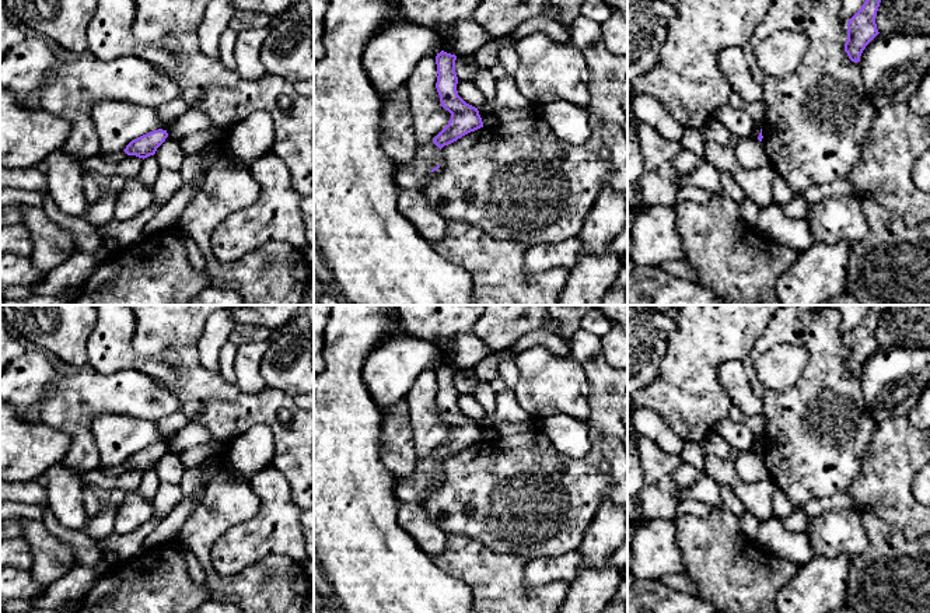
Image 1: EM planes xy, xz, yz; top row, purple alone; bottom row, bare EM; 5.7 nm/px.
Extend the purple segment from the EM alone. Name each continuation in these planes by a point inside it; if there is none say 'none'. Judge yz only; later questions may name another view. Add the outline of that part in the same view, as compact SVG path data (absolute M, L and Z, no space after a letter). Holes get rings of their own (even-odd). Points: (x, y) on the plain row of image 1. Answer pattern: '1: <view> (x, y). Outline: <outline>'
none

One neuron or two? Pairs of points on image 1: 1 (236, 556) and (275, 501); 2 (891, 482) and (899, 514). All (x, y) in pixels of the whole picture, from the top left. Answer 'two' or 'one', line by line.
1: one
2: one

